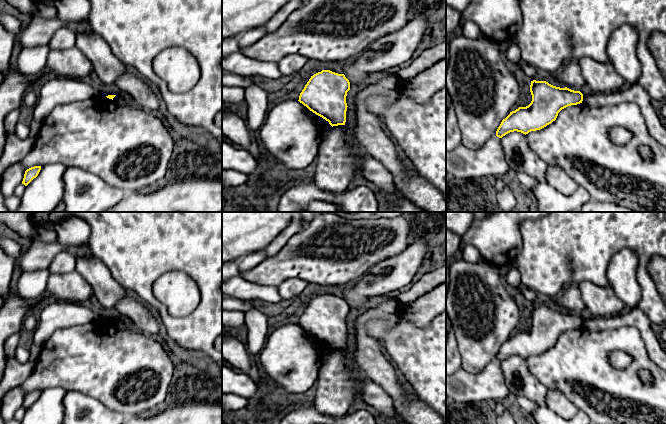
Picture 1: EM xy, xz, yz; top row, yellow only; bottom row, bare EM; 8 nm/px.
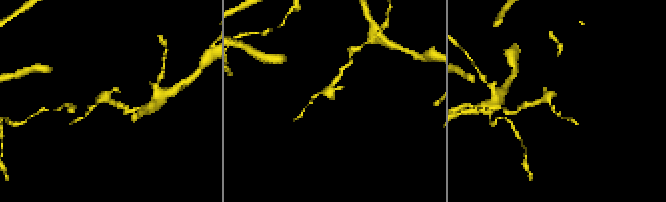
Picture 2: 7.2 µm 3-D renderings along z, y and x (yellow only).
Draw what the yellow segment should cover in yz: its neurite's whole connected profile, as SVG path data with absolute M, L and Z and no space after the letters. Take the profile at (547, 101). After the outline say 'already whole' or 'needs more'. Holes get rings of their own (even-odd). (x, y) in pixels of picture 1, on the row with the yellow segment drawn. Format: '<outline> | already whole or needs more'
M531 81L530 92L531 103L510 112L498 127L497 137L502 138L514 131L526 135L540 130L555 121L562 109L583 101L580 91L556 87L546 81Z | already whole

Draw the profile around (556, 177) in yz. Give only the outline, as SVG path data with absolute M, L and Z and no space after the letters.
M548 166L545 172L546 182L565 195L573 194L578 184L558 166Z

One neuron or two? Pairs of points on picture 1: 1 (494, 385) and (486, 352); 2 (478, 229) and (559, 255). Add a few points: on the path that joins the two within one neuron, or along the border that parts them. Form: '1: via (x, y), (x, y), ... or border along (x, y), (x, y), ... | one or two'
1: border along (495, 359), (479, 372), (469, 373), (467, 371) | two
2: border along (522, 222), (520, 224), (521, 251), (513, 263) | two

